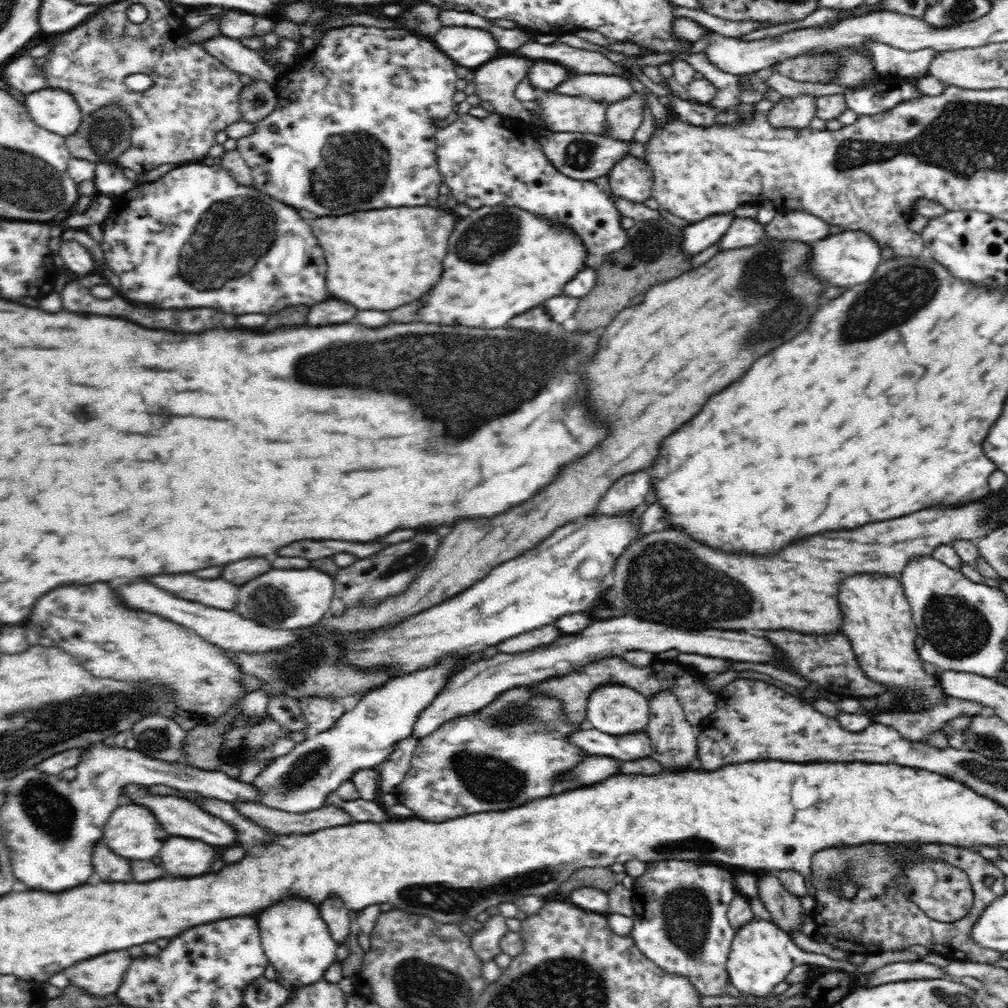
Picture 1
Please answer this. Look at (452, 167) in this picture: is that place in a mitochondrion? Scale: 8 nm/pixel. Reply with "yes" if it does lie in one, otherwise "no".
no

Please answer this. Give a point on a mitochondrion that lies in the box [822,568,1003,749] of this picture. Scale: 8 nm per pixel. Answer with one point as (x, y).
(956, 629)

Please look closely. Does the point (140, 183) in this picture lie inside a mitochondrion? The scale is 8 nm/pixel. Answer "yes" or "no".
no

